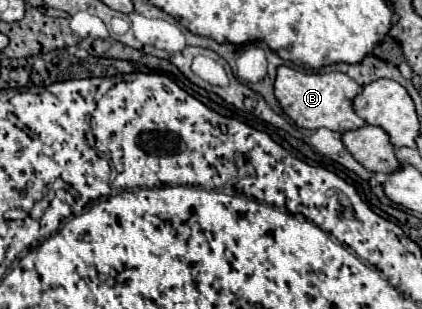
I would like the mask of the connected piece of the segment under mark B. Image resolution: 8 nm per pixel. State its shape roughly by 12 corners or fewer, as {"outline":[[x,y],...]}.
{"outline":[[278,68],[274,94],[296,126],[336,132],[366,122],[362,86],[342,72]]}

